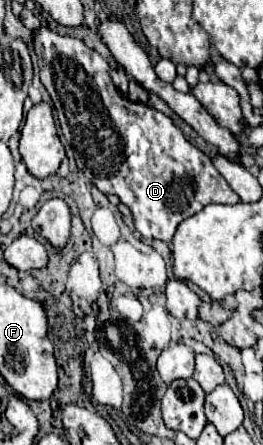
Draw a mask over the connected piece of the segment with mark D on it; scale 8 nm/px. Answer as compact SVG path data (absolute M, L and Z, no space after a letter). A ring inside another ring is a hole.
M43 27L35 31L35 51L41 59L39 77L57 109L61 133L75 149L75 159L77 153L79 159L89 159L89 161L77 161L77 167L101 193L117 195L121 203L125 203L131 209L135 229L141 233L141 237L161 239L169 243L177 231L177 225L187 217L199 213L205 205L211 203L233 205L239 201L239 195L227 185L227 181L217 171L213 161L193 143L189 143L181 133L181 129L165 113L143 103L133 103L115 89L109 77L109 63L95 49L89 49L81 39L69 35L61 37L59 33Z

